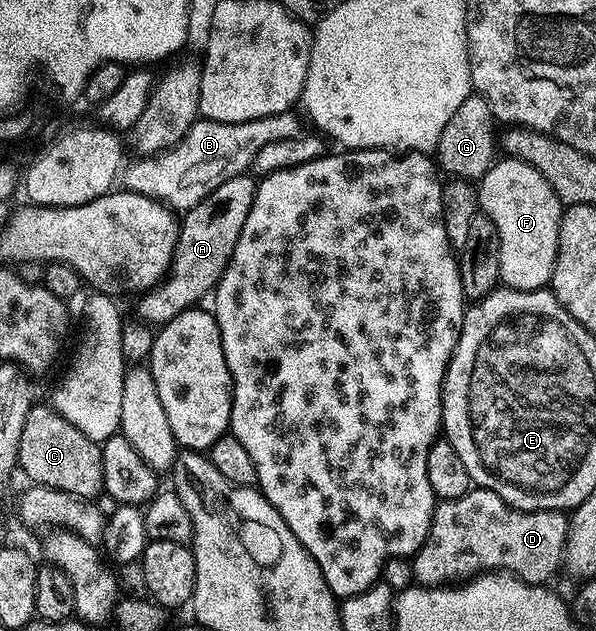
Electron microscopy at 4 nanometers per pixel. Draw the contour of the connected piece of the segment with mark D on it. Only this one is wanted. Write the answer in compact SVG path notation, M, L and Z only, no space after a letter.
M473 487L469 489L466 495L462 495L458 499L450 499L449 501L440 501L436 509L432 513L432 522L430 523L430 531L426 535L426 539L422 543L422 547L411 558L412 576L415 584L420 587L444 587L449 583L460 583L465 579L471 579L485 571L503 571L513 573L515 577L521 577L526 583L531 585L544 585L556 572L559 571L560 565L565 564L566 550L568 547L568 538L570 536L570 517L567 512L558 509L516 509L513 505L507 505L504 500L494 491L489 489L481 489Z

